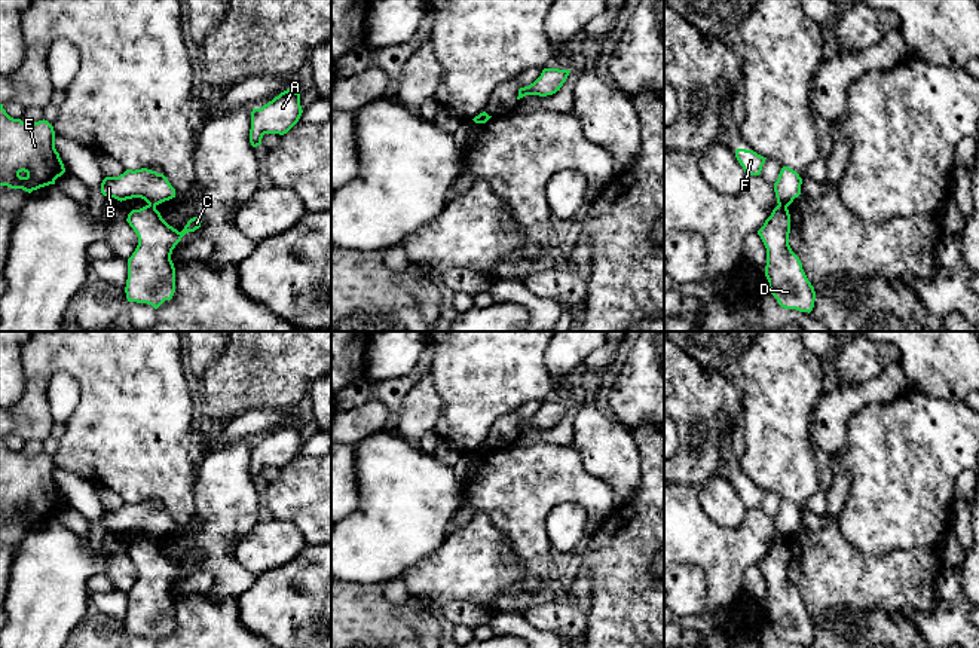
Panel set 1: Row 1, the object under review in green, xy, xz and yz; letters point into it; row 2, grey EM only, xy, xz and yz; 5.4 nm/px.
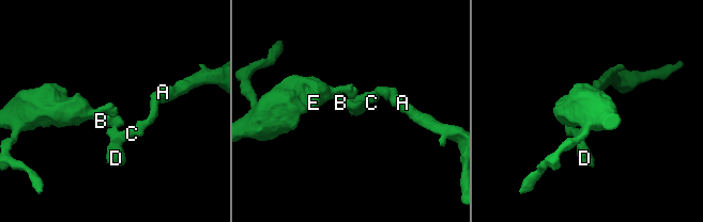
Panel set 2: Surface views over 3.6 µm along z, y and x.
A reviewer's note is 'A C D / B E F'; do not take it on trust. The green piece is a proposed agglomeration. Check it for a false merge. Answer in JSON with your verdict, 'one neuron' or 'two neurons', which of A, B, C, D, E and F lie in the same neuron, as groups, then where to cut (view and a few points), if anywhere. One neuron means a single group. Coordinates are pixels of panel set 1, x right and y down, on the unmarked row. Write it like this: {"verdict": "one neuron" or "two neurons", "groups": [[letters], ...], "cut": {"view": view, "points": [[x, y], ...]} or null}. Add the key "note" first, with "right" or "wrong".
{"note": "right", "verdict": "two neurons", "groups": [["A", "C", "D"], ["B", "E", "F"]], "cut": {"view": "yz", "points": [[779, 537], [786, 540]]}}

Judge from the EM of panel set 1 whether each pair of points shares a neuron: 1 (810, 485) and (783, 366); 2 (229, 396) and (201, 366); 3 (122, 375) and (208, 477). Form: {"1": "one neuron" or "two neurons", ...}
{"1": "one neuron", "2": "two neurons", "3": "two neurons"}

